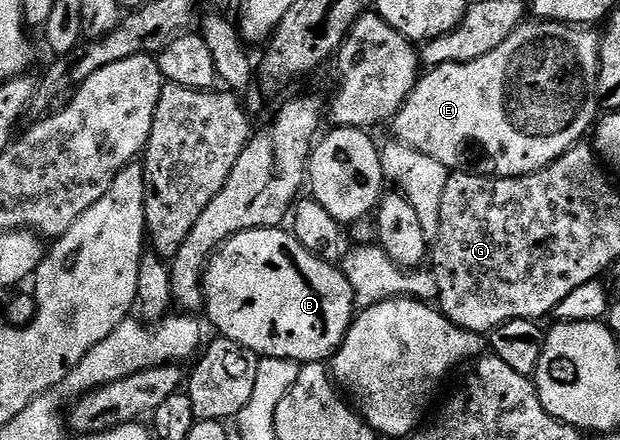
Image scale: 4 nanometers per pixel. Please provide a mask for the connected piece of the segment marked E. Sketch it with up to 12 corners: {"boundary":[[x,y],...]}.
{"boundary":[[529,19],[428,68],[391,135],[528,176],[602,112],[599,31]]}

